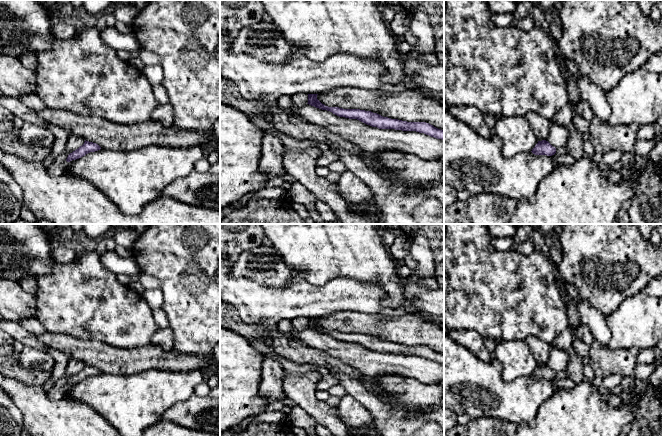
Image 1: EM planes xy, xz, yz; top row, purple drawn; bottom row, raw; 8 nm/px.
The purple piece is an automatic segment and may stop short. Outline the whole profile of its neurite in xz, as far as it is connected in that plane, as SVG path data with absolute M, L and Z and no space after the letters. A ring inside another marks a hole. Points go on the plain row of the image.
M308 318L308 327L316 332L327 334L339 341L345 341L349 343L357 343L372 351L379 353L395 353L402 355L416 355L424 357L431 361L444 364L444 355L434 351L426 346L407 346L398 343L391 343L383 341L377 337L371 335L365 335L360 333L343 333L339 331L328 331L322 328L317 323L318 318Z

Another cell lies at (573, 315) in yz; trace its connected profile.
M570 303L567 304L567 315L569 319L569 328L577 329L580 324L579 313L577 311L577 308L572 306Z

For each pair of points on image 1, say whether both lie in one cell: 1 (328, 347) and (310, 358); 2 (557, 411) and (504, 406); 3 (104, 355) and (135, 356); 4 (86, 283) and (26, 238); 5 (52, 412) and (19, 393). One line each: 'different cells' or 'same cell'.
1: different cells
2: different cells
3: same cell
4: different cells
5: same cell

